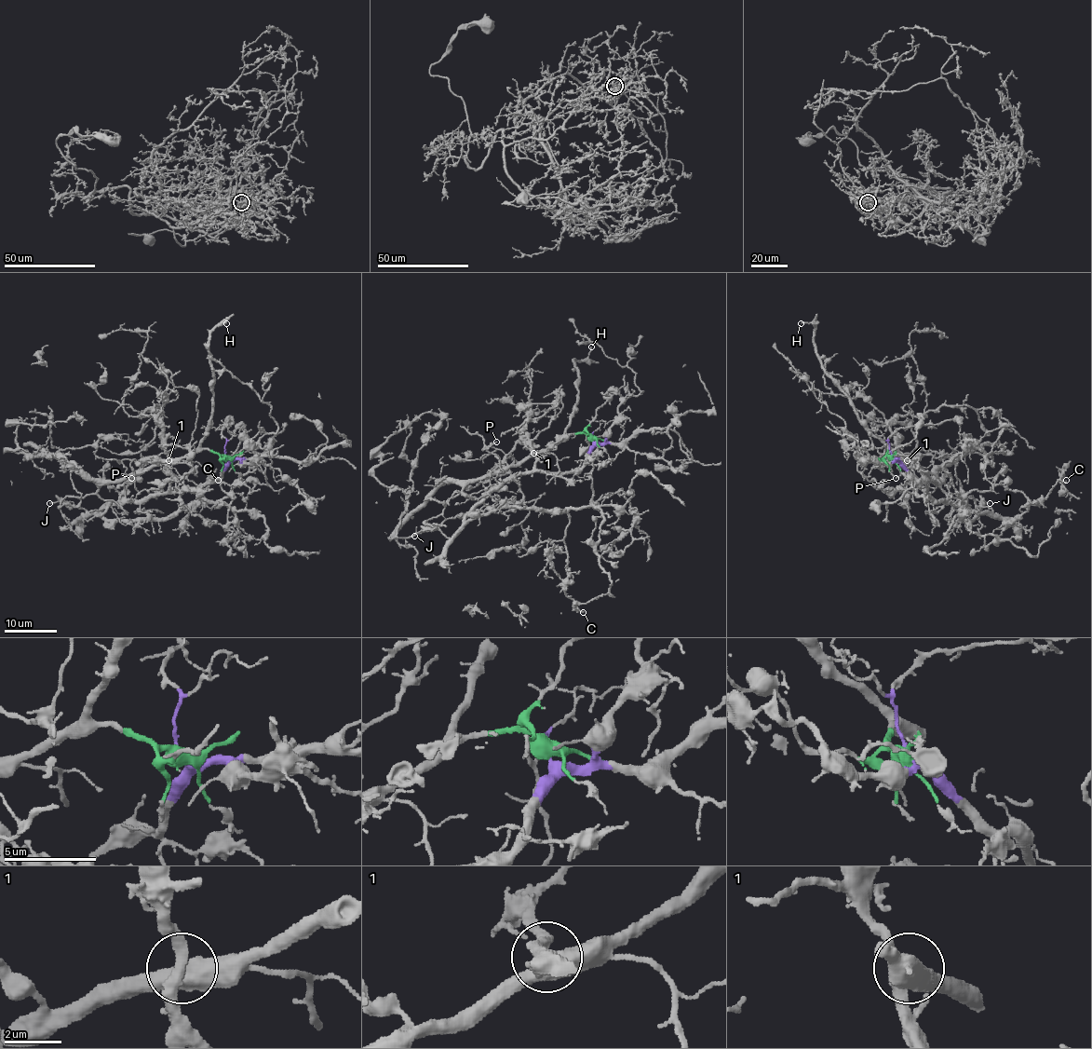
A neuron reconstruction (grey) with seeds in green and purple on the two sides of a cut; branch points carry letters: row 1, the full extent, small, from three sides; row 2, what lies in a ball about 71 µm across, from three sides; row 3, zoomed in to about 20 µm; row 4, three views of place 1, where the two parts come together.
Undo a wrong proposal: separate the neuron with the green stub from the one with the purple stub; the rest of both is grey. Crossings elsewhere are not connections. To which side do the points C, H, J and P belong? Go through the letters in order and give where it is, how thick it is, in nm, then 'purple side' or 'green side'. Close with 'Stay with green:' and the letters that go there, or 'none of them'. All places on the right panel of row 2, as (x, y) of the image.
C: place (1066, 480); calibre 160 nm; purple side
H: place (801, 323); calibre 170 nm; green side
J: place (990, 503); calibre 120 nm; purple side
P: place (896, 478); calibre 90 nm; green side
Stay with green: H, P

